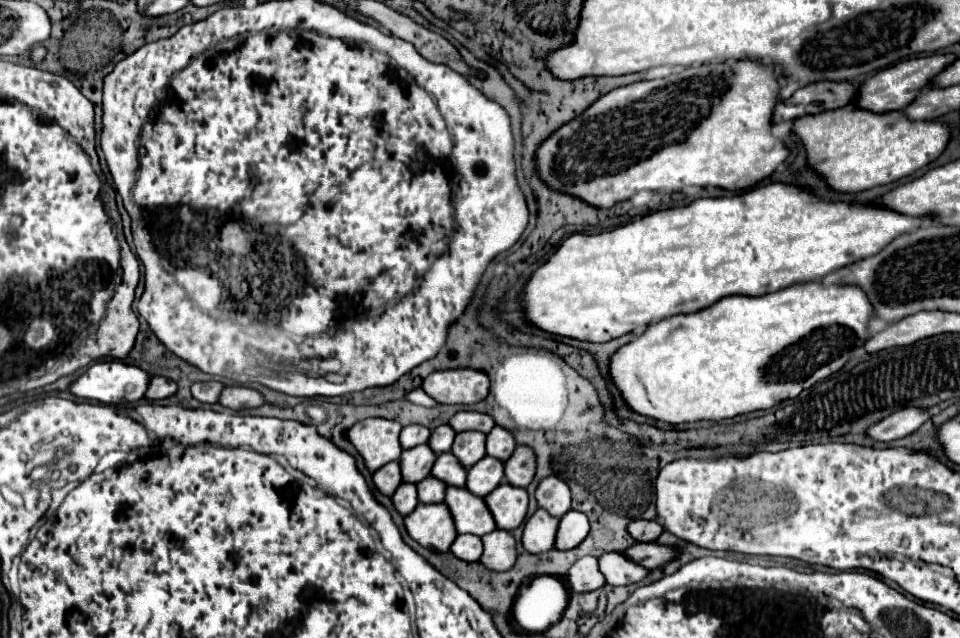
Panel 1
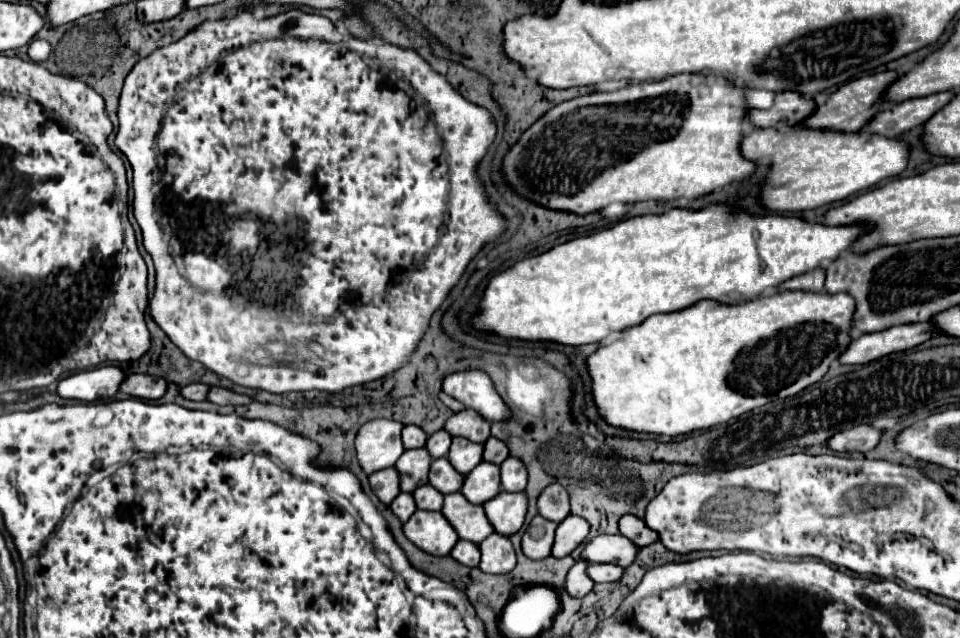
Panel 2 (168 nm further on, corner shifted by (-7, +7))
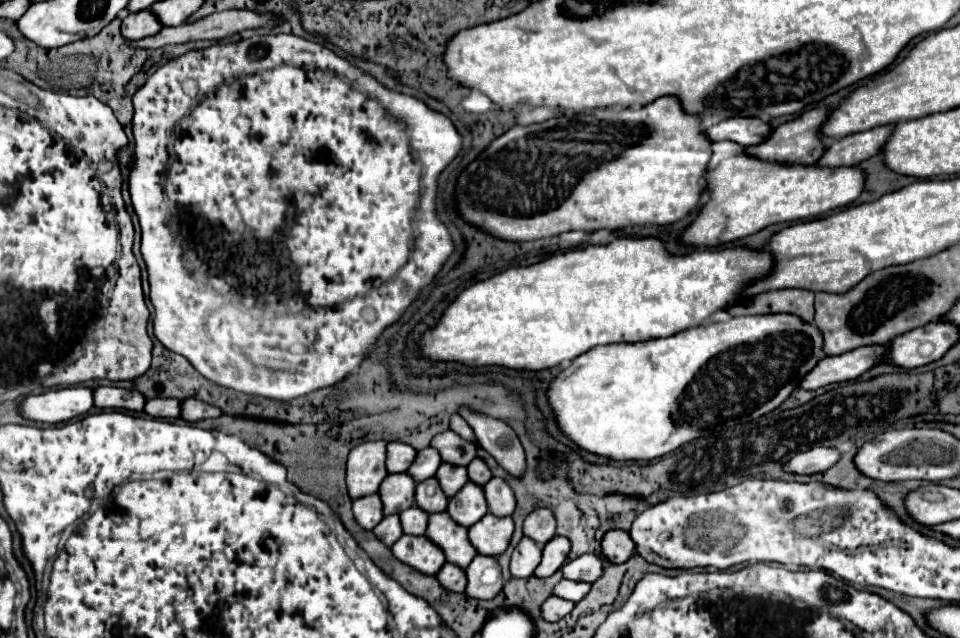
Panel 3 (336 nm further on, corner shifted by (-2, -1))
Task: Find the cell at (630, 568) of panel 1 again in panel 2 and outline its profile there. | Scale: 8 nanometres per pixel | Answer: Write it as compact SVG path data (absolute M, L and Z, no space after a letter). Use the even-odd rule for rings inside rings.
M589 564L587 566L587 576L595 582L615 582L623 576L623 568L615 566L615 564Z

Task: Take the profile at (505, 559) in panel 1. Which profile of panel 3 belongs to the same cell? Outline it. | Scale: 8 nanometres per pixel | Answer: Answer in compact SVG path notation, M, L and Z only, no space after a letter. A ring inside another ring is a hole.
M478 554L472 560L472 564L466 568L466 576L468 576L466 594L480 600L494 598L504 586L500 564L492 556Z

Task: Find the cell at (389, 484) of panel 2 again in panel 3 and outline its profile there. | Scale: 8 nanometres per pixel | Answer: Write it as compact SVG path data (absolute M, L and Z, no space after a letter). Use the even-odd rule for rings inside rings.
M378 492L364 496L360 500L354 500L352 510L354 510L354 518L358 520L358 524L366 530L372 530L384 518L382 516L382 500L380 500Z

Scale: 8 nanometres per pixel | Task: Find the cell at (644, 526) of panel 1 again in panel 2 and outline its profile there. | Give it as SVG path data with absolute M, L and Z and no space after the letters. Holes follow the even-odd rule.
M627 514L619 520L619 534L629 538L639 548L649 546L657 540L657 536L643 524L643 520L637 516L631 516L631 514Z

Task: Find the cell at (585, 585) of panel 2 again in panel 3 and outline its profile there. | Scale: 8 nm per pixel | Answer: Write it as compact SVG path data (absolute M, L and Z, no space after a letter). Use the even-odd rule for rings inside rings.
M550 596L544 604L542 604L542 618L546 618L548 622L556 622L560 618L564 618L568 612L572 612L574 604L570 604L568 600L562 600L560 596Z

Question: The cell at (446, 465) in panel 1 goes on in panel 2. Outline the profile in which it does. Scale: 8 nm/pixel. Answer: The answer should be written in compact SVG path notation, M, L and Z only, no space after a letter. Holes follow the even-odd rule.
M437 458L431 462L429 470L429 484L437 488L441 494L453 494L461 490L463 476L455 472L455 468L449 464L447 458Z

